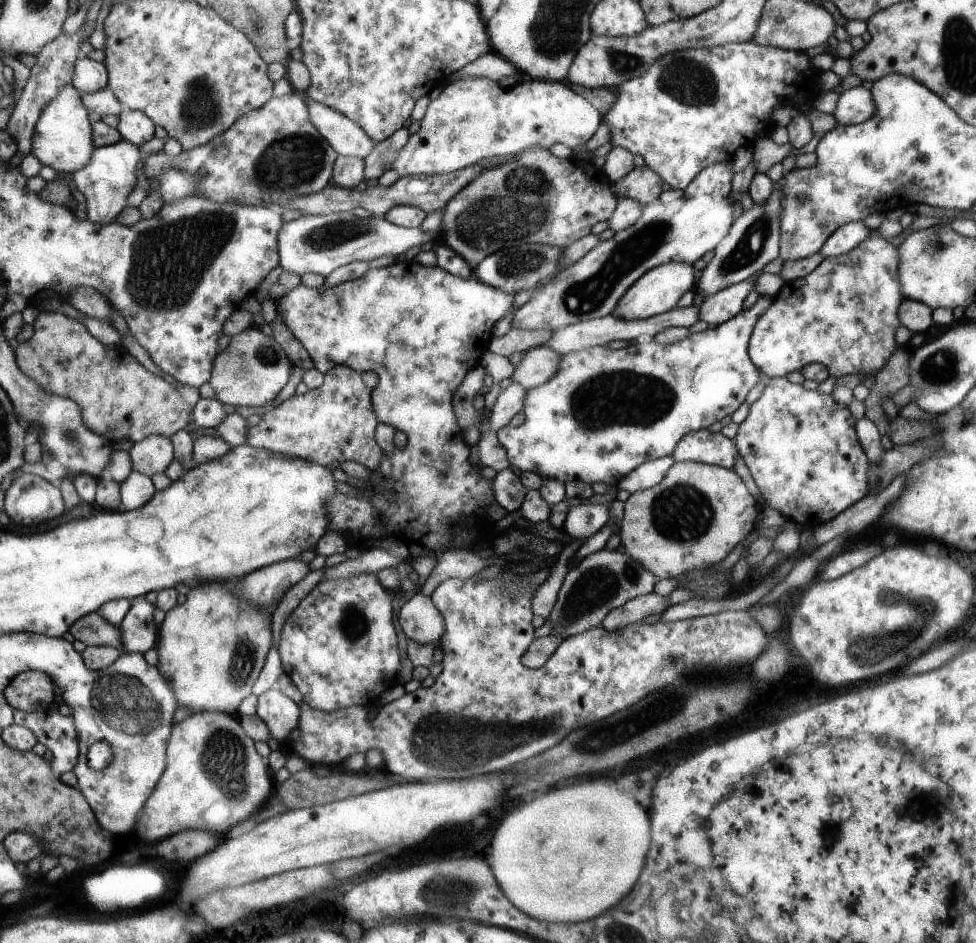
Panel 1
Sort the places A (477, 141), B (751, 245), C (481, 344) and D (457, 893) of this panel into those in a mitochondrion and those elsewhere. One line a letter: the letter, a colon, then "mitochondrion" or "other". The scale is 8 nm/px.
A: other
B: mitochondrion
C: other
D: mitochondrion

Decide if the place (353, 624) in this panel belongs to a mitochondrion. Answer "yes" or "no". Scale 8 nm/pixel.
yes

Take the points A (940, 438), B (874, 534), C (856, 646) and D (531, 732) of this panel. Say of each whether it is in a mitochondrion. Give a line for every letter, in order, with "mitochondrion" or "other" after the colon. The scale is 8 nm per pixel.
A: other
B: other
C: mitochondrion
D: mitochondrion

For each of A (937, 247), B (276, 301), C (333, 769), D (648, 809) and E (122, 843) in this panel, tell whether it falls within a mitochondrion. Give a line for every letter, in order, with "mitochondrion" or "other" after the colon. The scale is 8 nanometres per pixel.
A: mitochondrion
B: other
C: other
D: other
E: other

